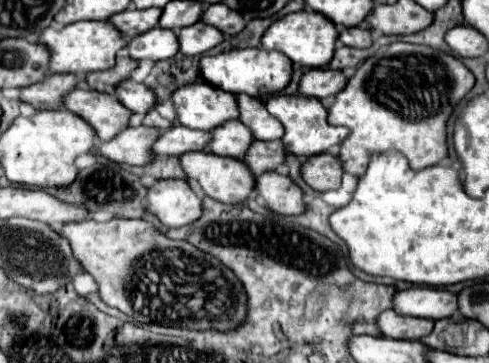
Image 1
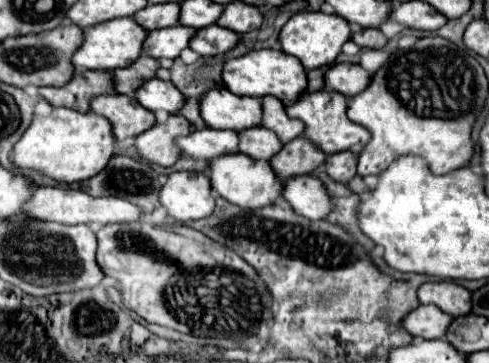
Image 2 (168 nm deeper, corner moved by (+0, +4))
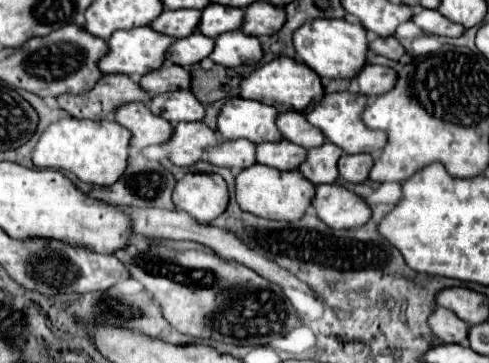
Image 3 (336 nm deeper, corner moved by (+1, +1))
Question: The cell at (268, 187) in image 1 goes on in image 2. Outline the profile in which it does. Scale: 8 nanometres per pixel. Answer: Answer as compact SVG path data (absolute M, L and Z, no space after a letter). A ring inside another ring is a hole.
M310 174L286 178L282 186L282 198L296 214L308 220L322 220L332 210L330 196L326 194L322 182Z

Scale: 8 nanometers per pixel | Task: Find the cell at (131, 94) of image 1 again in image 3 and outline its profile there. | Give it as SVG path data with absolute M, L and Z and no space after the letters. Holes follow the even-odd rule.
M175 91L157 95L149 101L149 109L167 119L171 125L177 125L181 121L201 121L205 117L205 107L197 101L197 97L191 91Z

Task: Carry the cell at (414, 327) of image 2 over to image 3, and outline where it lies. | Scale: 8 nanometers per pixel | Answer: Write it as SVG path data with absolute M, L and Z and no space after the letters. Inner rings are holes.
M437 307L431 313L429 327L435 331L435 335L443 343L459 343L459 345L467 343L469 325L465 321L461 321L453 311L449 311L445 307Z

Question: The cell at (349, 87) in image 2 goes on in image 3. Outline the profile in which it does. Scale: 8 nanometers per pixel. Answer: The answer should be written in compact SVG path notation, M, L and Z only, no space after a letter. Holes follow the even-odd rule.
M367 65L359 75L359 91L363 95L375 97L375 95L383 95L387 91L391 91L397 83L397 71L385 65Z

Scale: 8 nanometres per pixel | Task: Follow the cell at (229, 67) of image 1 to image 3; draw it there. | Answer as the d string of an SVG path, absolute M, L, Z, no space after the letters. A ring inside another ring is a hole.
M277 57L271 63L257 67L251 75L247 75L241 81L241 97L273 105L279 113L287 113L287 111L307 111L313 101L317 105L325 97L325 89L321 77L305 63L299 63L289 57Z

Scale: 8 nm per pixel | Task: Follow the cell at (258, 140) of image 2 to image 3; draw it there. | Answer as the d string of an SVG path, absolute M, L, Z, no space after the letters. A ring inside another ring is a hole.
M281 139L279 143L261 143L257 145L257 161L267 167L275 167L279 171L293 171L305 161L307 149L287 143Z

